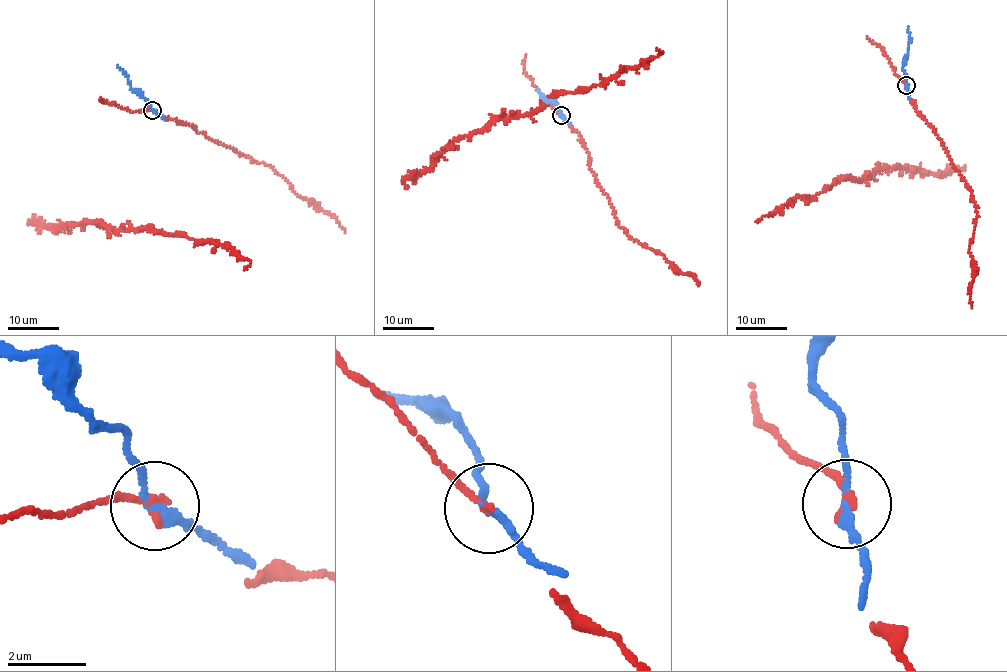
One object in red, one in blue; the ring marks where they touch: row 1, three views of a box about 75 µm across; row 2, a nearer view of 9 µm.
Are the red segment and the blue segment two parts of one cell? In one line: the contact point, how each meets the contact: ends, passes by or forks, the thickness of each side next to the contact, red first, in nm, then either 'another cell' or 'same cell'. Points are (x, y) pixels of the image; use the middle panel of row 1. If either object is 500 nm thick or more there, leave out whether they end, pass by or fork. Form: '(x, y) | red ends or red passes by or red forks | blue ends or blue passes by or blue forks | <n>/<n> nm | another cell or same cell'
(561, 115) | red ends | blue passes by | 220/180 nm | another cell

